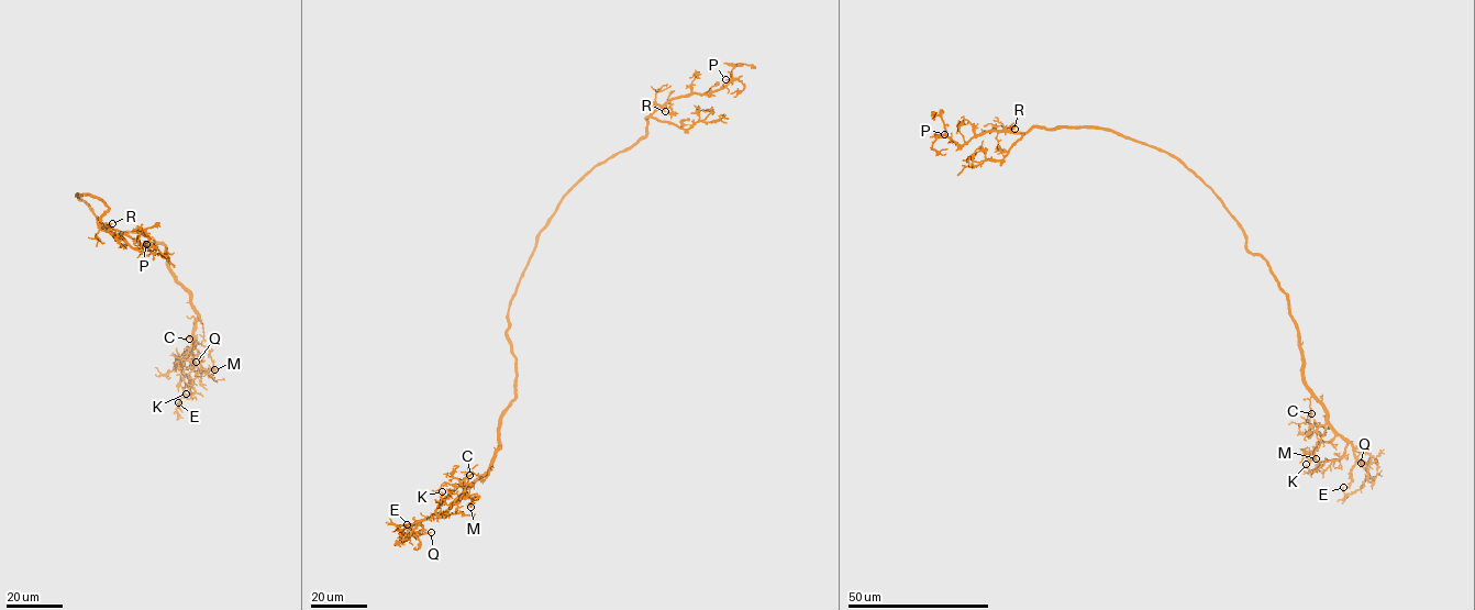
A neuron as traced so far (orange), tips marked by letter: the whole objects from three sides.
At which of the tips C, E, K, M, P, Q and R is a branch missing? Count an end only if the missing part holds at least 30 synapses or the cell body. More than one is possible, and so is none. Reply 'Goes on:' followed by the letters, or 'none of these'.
Goes on: R

